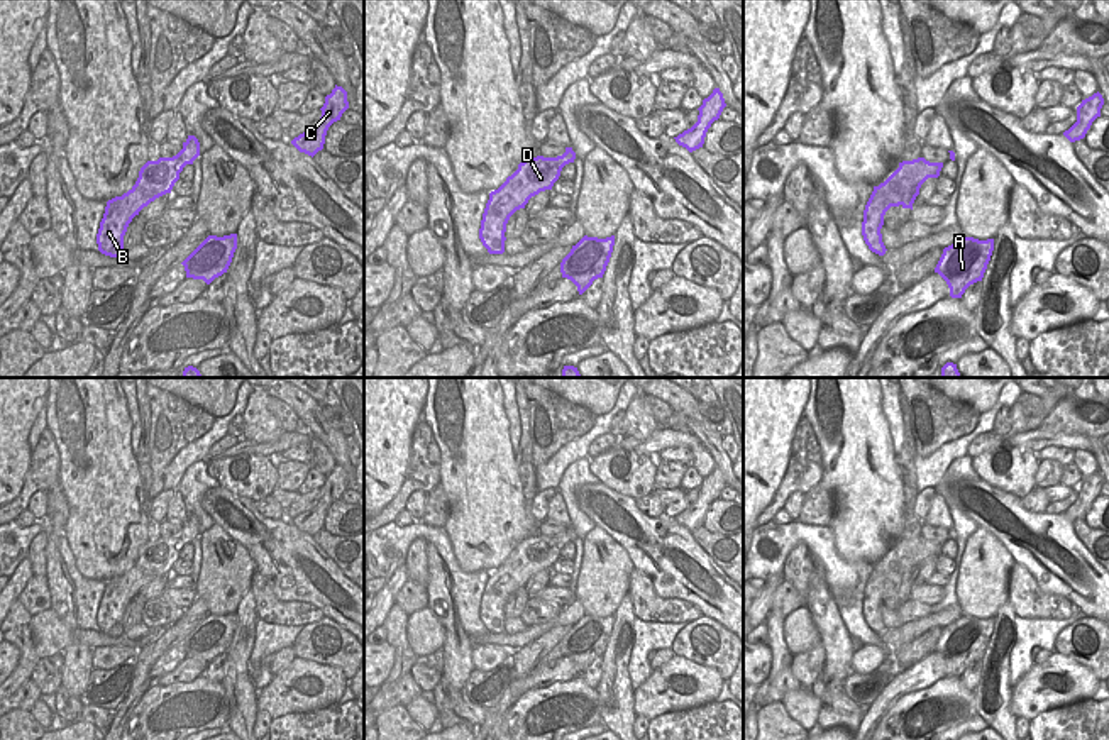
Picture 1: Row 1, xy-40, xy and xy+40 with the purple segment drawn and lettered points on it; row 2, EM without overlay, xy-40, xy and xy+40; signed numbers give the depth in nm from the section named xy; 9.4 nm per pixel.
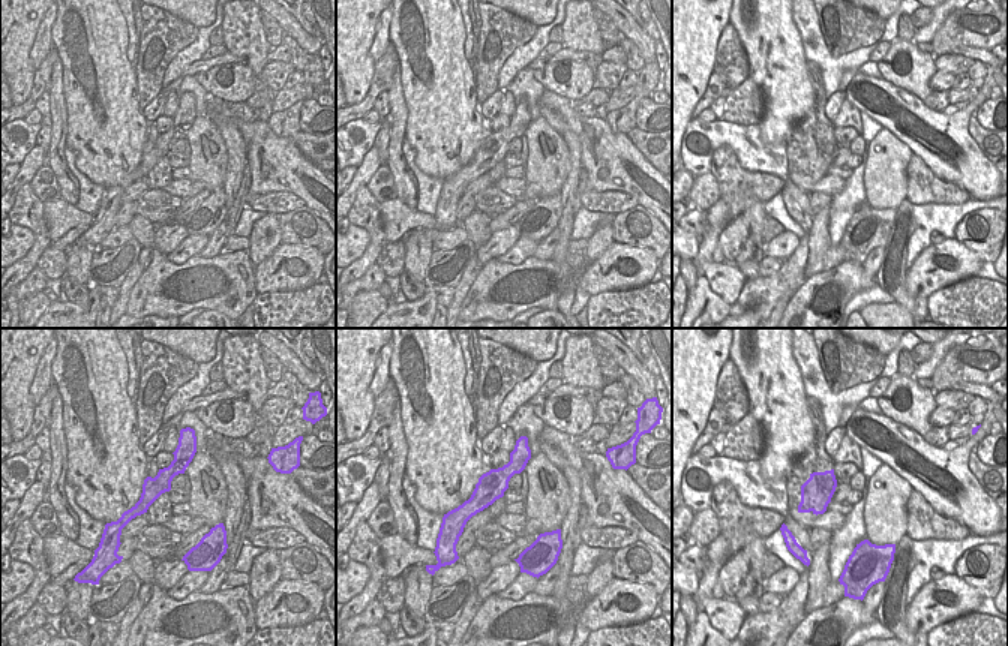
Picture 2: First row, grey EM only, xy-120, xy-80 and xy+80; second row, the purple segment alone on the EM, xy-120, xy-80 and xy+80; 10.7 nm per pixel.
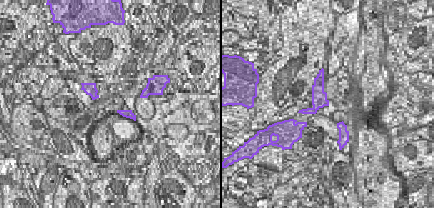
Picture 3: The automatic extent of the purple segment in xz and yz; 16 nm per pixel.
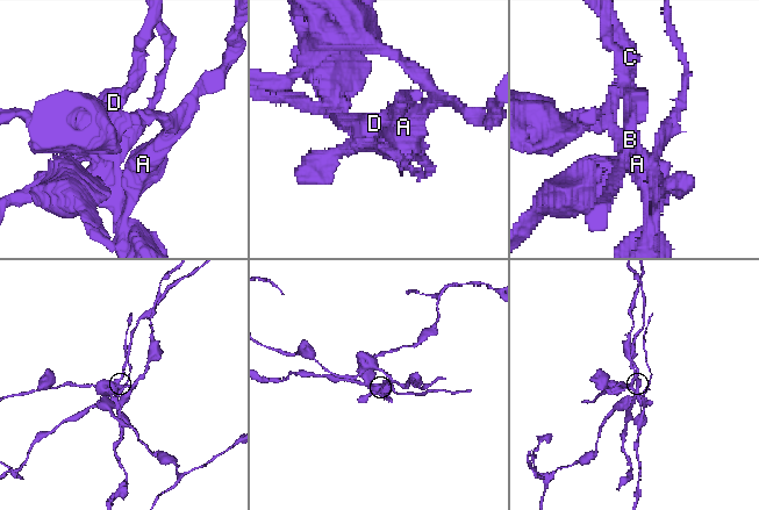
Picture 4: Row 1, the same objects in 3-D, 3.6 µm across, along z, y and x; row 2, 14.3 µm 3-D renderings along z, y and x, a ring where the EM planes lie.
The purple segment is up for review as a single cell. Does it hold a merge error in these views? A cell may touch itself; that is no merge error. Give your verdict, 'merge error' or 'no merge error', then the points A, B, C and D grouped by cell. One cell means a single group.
merge error | A C / B D

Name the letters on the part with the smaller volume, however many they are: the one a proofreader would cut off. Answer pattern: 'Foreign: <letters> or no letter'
Foreign: B, D

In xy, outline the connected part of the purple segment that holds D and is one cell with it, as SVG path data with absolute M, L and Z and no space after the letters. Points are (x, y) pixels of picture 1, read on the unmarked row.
M566 527L557 537L527 537L506 561L489 572L486 583L479 618L486 628L496 628L498 620L505 621L506 603L510 596L525 588L528 579L540 571L552 569L566 544L574 542L576 532Z

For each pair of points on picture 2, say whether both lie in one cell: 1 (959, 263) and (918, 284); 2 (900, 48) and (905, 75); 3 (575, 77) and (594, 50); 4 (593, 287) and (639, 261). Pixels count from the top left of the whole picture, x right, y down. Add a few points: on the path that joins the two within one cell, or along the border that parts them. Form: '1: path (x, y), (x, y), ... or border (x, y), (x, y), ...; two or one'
1: path (948, 270), (929, 273); one
2: path (902, 54), (903, 63), (909, 69); one
3: border (584, 62), (594, 71); two
4: path (606, 278), (630, 278), (636, 275); one

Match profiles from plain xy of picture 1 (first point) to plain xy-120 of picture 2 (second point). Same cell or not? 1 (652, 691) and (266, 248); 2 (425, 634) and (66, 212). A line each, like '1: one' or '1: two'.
1: two
2: one

